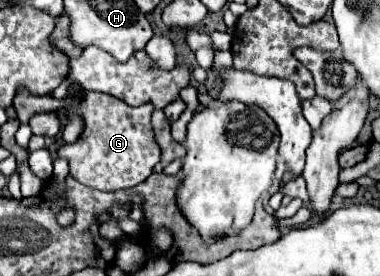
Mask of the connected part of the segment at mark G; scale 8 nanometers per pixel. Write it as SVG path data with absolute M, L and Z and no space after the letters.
M70 83L62 115L66 123L70 123L72 115L78 115L84 123L80 137L74 143L58 149L58 157L70 163L70 177L98 191L128 189L142 183L152 173L152 167L160 161L160 149L154 141L150 125L152 111L154 105L150 103L130 107L112 95L76 89L76 85Z

